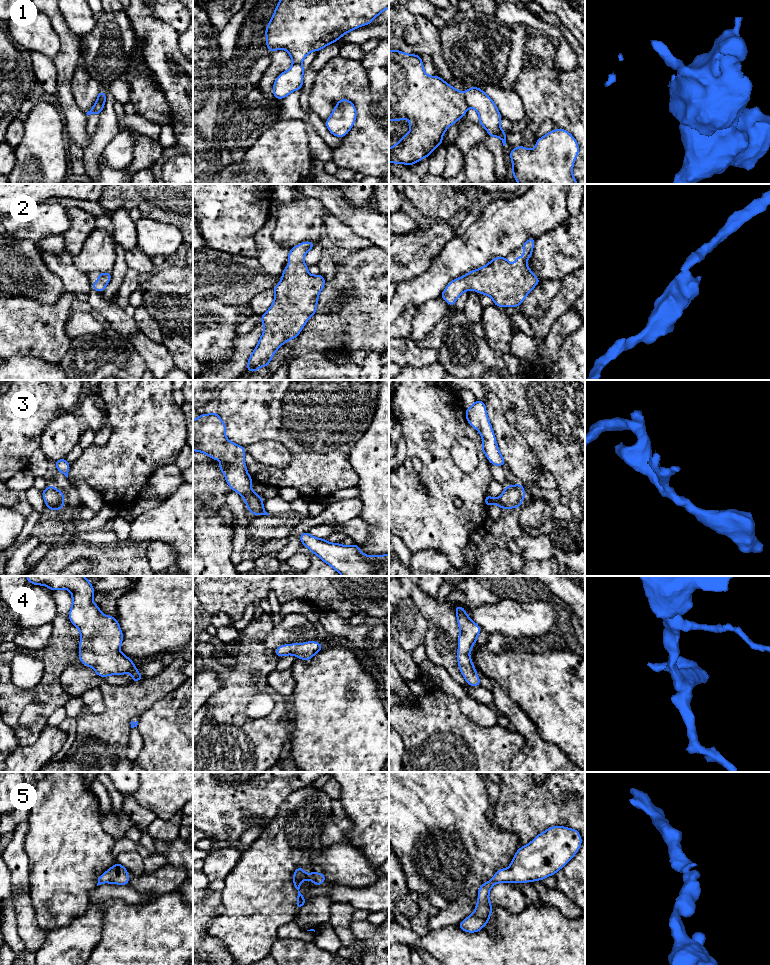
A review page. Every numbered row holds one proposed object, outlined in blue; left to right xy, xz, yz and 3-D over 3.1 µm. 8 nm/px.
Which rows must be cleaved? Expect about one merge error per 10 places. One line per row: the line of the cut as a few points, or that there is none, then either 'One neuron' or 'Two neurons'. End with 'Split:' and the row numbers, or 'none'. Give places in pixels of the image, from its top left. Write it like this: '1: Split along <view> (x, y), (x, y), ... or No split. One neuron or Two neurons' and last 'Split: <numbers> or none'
1: Split along yz (463, 94), (468, 107). Two neurons
2: No split. One neuron
3: No split. One neuron
4: No split. One neuron
5: No split. One neuron
Split: 1

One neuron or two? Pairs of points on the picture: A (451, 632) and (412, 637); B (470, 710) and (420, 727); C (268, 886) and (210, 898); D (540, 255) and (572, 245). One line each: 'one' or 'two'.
A: two
B: two
C: two
D: one

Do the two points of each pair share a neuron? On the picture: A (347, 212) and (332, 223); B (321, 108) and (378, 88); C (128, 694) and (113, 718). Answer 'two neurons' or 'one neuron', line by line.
A: two neurons
B: two neurons
C: one neuron

